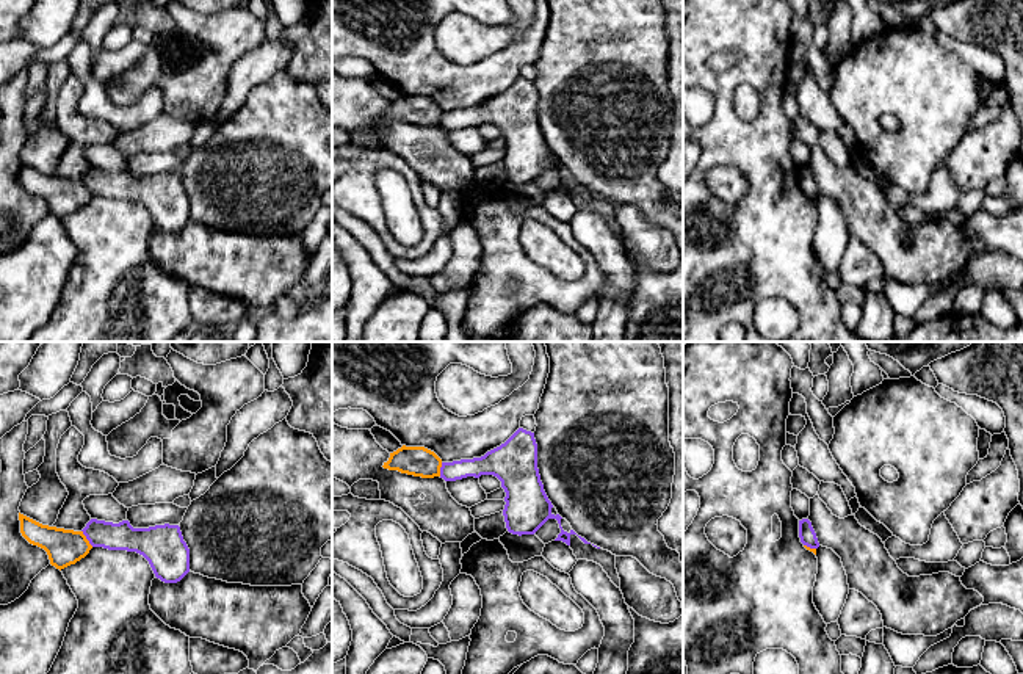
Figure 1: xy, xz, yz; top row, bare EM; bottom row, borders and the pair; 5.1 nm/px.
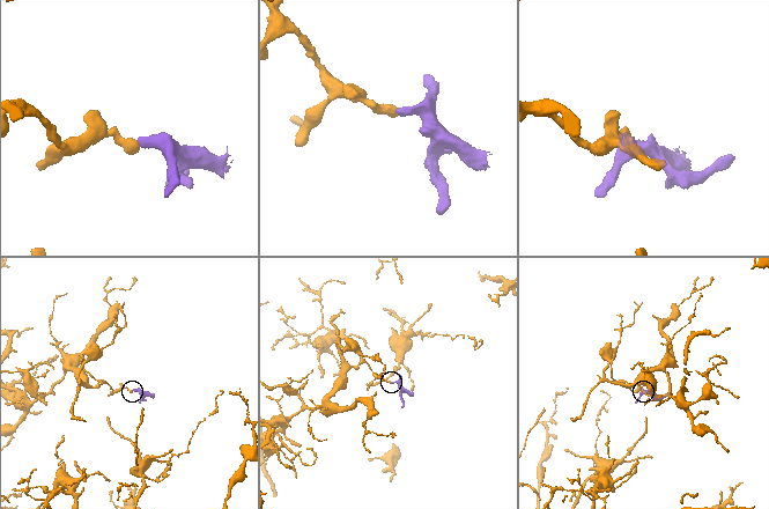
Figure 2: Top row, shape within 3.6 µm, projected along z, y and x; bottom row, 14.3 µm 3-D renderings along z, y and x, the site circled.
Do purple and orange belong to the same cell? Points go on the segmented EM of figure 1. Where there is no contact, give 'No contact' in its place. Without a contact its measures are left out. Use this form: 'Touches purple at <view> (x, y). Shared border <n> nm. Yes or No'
Touches purple at xy (86, 538). Shared border 110 nm. No

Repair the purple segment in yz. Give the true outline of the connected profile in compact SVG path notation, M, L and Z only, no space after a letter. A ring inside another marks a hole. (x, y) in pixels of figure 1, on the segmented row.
M808 519L799 520L799 538L801 538L801 542L810 549L819 547L816 533L815 533L812 522Z

